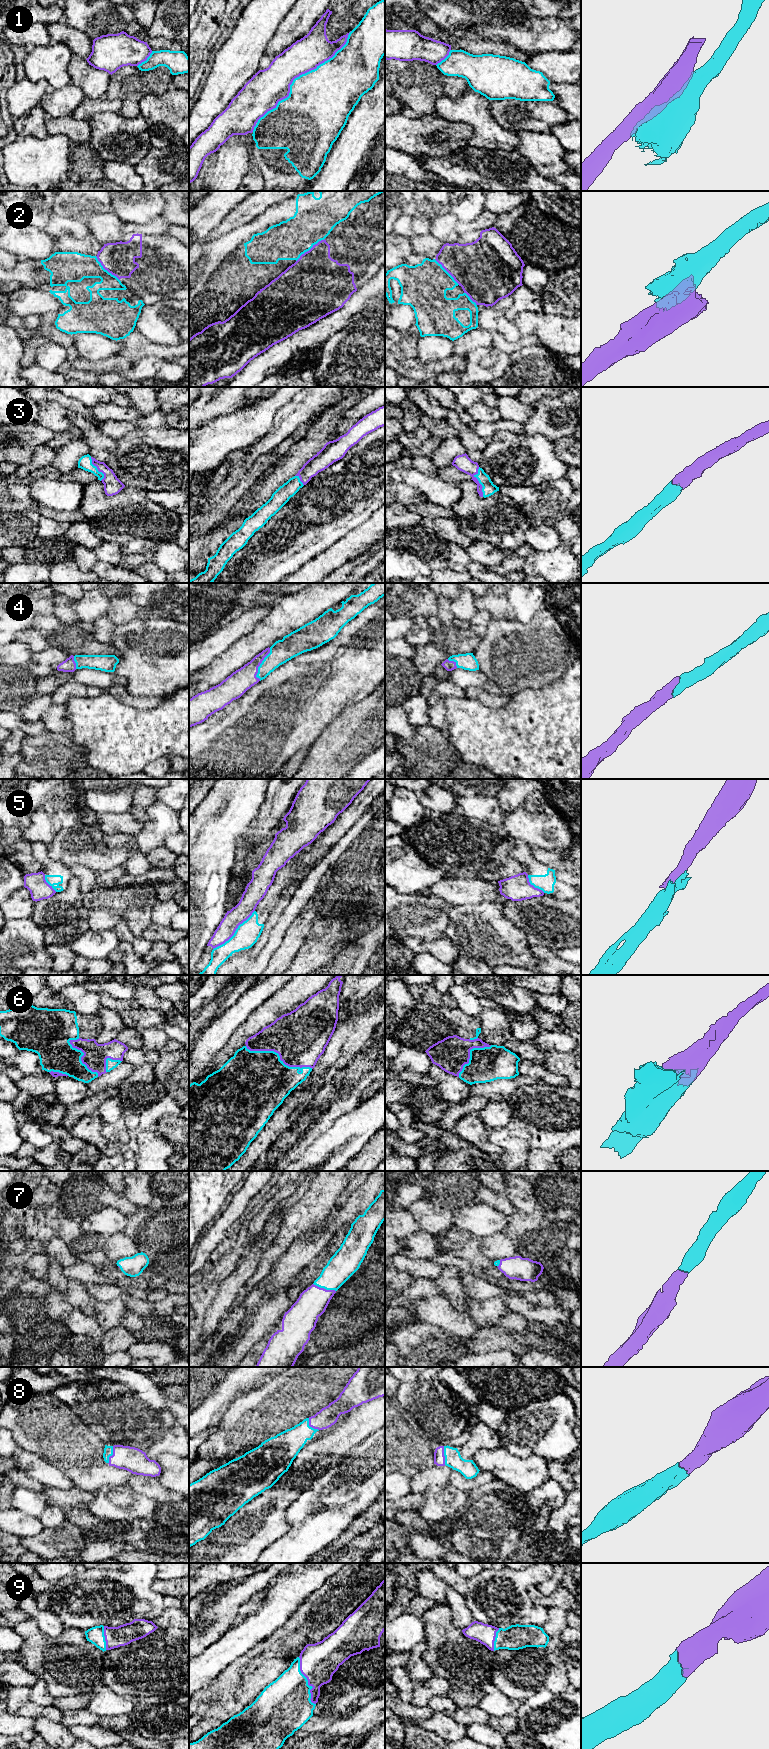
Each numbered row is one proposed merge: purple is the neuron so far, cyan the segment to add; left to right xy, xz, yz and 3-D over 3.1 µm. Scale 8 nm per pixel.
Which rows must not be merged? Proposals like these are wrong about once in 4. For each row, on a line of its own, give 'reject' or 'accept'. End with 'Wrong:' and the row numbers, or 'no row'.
1: reject
2: reject
3: accept
4: accept
5: reject
6: accept
7: accept
8: accept
9: accept
Wrong: 1, 2, 5

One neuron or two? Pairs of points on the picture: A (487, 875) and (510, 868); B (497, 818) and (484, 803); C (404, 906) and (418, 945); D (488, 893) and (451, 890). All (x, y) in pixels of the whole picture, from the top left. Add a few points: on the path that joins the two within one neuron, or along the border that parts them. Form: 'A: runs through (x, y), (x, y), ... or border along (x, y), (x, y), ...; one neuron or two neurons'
A: runs through (493, 869), (504, 868); one neuron
B: runs through (493, 814), (486, 807); one neuron
C: border along (439, 936), (434, 940), (410, 937), (401, 939); two neurons
D: runs through (479, 891), (460, 891); one neuron

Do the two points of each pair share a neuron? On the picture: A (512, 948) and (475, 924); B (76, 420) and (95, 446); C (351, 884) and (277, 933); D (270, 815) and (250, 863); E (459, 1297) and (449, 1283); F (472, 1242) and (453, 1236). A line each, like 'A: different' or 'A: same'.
A: same
B: same
C: different
D: different
E: same
F: same

